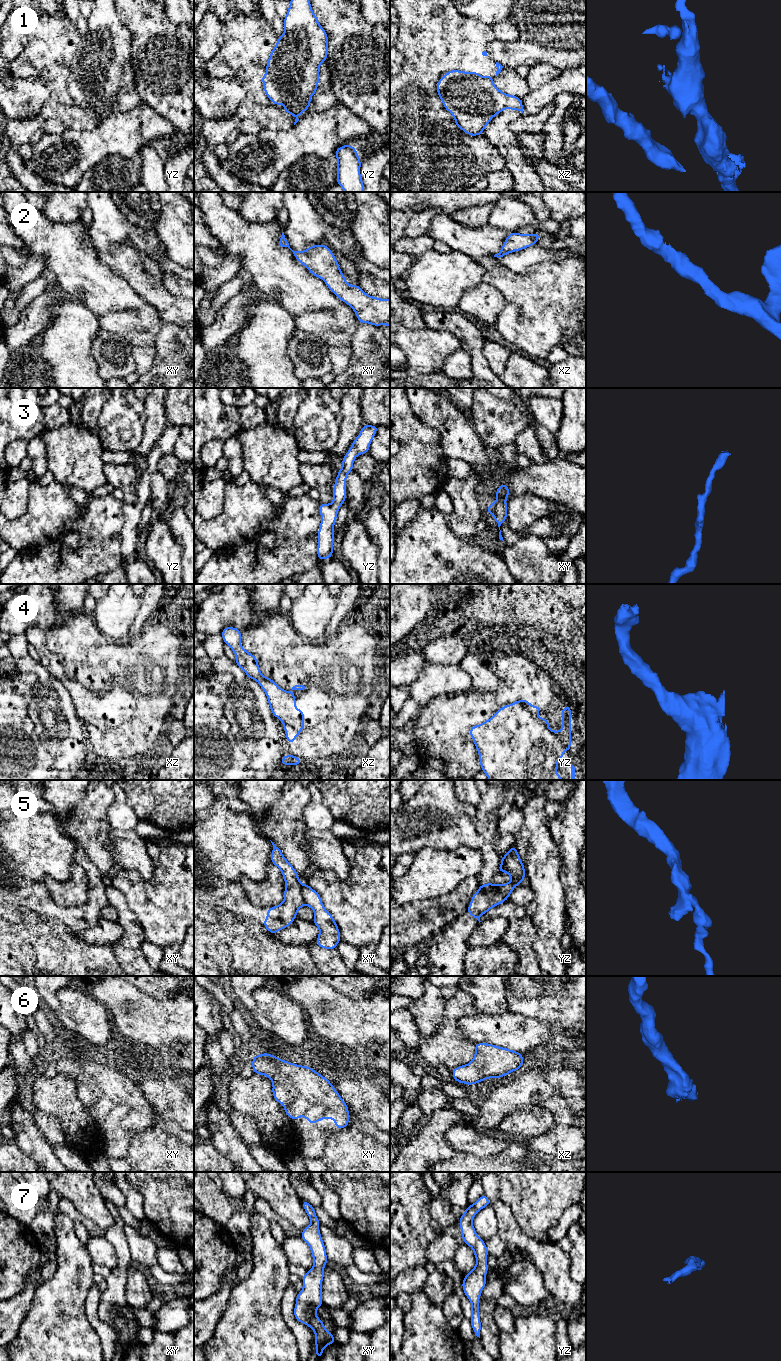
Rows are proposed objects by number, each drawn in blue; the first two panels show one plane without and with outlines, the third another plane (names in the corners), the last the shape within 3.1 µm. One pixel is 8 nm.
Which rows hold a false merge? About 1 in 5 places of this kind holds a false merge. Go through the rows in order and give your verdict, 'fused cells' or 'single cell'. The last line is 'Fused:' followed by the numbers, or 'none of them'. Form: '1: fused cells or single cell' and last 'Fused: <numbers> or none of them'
1: single cell
2: single cell
3: single cell
4: single cell
5: fused cells
6: single cell
7: single cell
Fused: 5

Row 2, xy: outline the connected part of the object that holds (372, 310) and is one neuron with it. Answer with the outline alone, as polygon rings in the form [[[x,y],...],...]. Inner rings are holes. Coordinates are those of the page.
[[[284,232],[278,245],[281,248],[288,247],[299,263],[304,265],[312,275],[322,279],[341,301],[354,310],[360,323],[390,327],[390,299],[370,296],[359,285],[348,284],[337,259],[328,246],[320,244],[304,251],[293,251]]]

